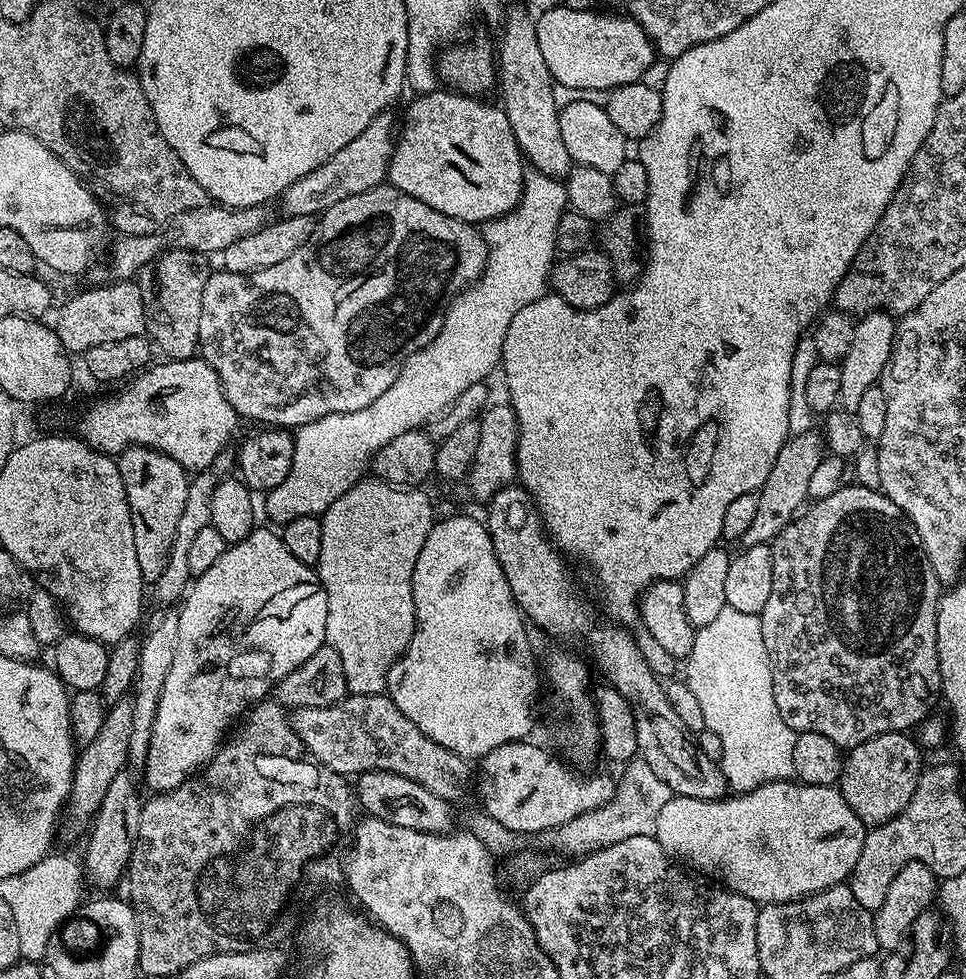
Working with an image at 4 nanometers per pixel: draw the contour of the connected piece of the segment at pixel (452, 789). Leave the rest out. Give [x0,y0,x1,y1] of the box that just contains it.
[291,694,474,802]

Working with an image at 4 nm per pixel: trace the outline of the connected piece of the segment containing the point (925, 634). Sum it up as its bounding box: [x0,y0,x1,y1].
[759,483,942,750]

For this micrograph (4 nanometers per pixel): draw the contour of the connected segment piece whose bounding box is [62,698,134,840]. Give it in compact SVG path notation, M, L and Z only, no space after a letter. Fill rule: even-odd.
M123 698L105 711L104 724L94 740L79 749L68 803L62 813L62 836L66 839L76 840L80 835L81 839L89 831L96 811L102 806L102 798L106 798L110 782L114 782L117 774L128 764L128 747L133 726L134 706L131 699Z

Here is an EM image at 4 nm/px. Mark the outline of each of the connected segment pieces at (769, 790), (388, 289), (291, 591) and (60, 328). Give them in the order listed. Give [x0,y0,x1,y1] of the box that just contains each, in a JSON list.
[[655,779,865,906],[198,182,487,430],[142,527,328,793],[54,279,145,354]]

